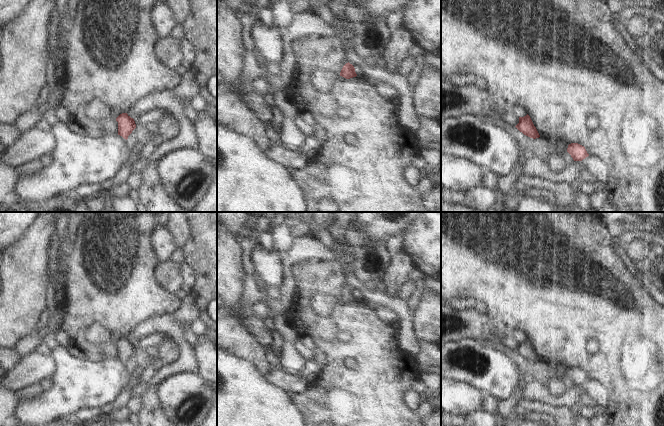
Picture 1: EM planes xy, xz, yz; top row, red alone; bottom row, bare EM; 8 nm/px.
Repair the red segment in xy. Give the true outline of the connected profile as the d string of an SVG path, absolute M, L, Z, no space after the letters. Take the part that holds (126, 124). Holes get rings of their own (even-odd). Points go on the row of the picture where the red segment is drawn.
M122 113L116 118L116 121L118 122L118 135L127 140L128 136L136 128L134 119L127 113Z

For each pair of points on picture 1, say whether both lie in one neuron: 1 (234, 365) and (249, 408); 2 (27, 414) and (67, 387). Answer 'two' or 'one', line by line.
1: one
2: one

